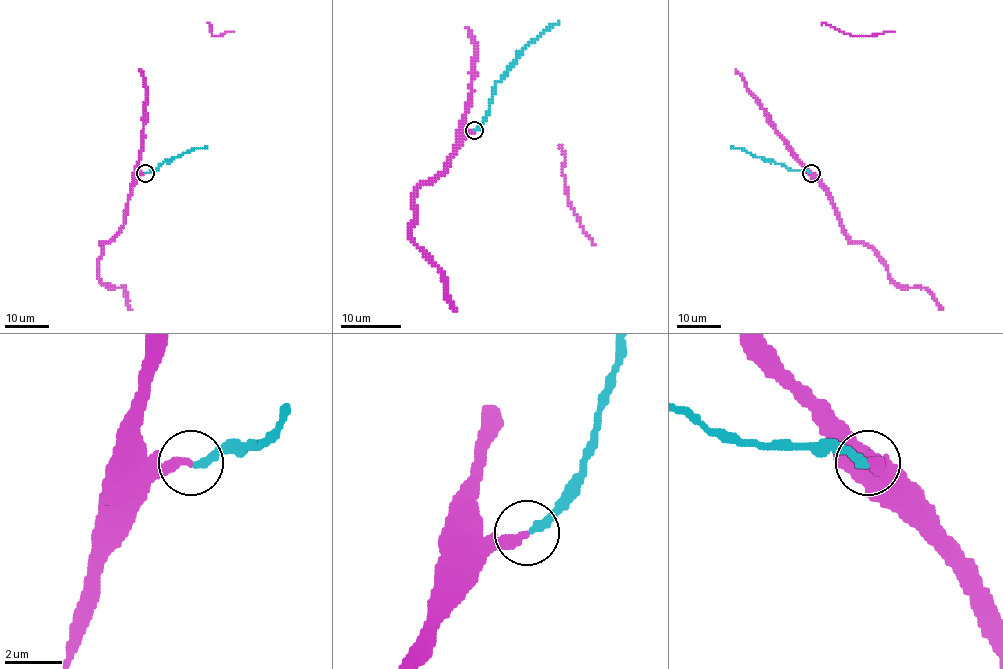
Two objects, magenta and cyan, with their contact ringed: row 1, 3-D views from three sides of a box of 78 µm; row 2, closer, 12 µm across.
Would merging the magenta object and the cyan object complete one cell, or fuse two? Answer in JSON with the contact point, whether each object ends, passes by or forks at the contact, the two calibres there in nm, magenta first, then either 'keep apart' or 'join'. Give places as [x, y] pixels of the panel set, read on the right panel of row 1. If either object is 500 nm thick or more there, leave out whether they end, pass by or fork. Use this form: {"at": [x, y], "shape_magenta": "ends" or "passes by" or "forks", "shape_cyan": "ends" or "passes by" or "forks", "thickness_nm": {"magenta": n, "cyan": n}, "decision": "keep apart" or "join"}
{"at": [811, 173], "shape_magenta": "ends", "shape_cyan": "ends", "thickness_nm": {"magenta": 340, "cyan": 300}, "decision": "keep apart"}

